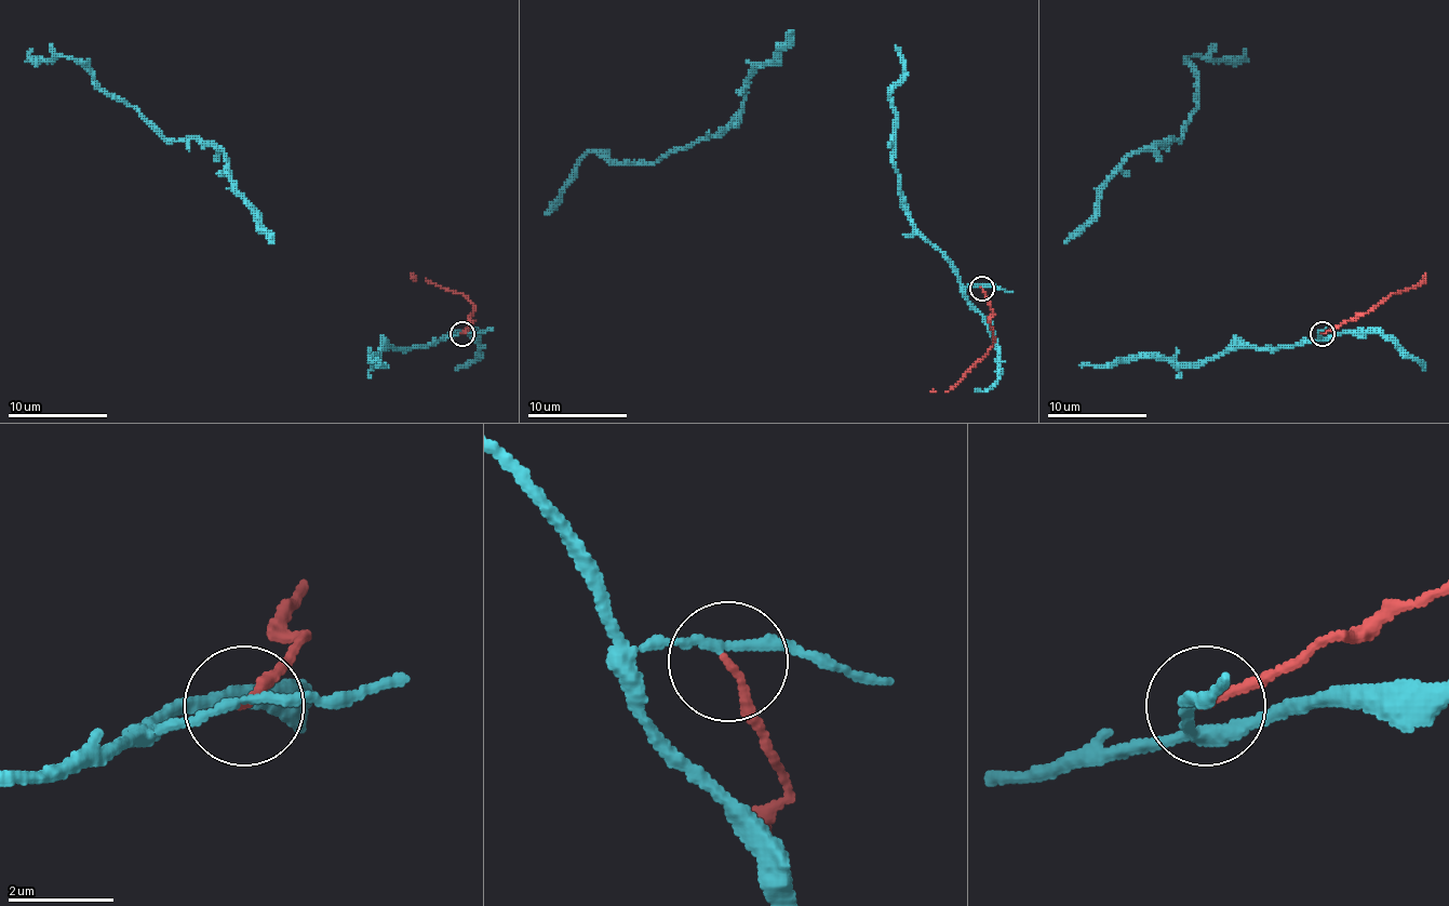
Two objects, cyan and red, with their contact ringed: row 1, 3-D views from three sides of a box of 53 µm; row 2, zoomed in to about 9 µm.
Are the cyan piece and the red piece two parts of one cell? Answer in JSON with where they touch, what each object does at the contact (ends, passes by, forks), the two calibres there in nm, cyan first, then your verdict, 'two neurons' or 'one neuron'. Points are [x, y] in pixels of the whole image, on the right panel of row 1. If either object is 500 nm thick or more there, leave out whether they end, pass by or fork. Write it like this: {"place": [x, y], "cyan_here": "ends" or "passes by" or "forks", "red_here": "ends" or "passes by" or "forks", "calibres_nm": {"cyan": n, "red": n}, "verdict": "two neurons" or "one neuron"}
{"place": [1323, 333], "cyan_here": "passes by", "red_here": "ends", "calibres_nm": {"cyan": 170, "red": 140}, "verdict": "two neurons"}

